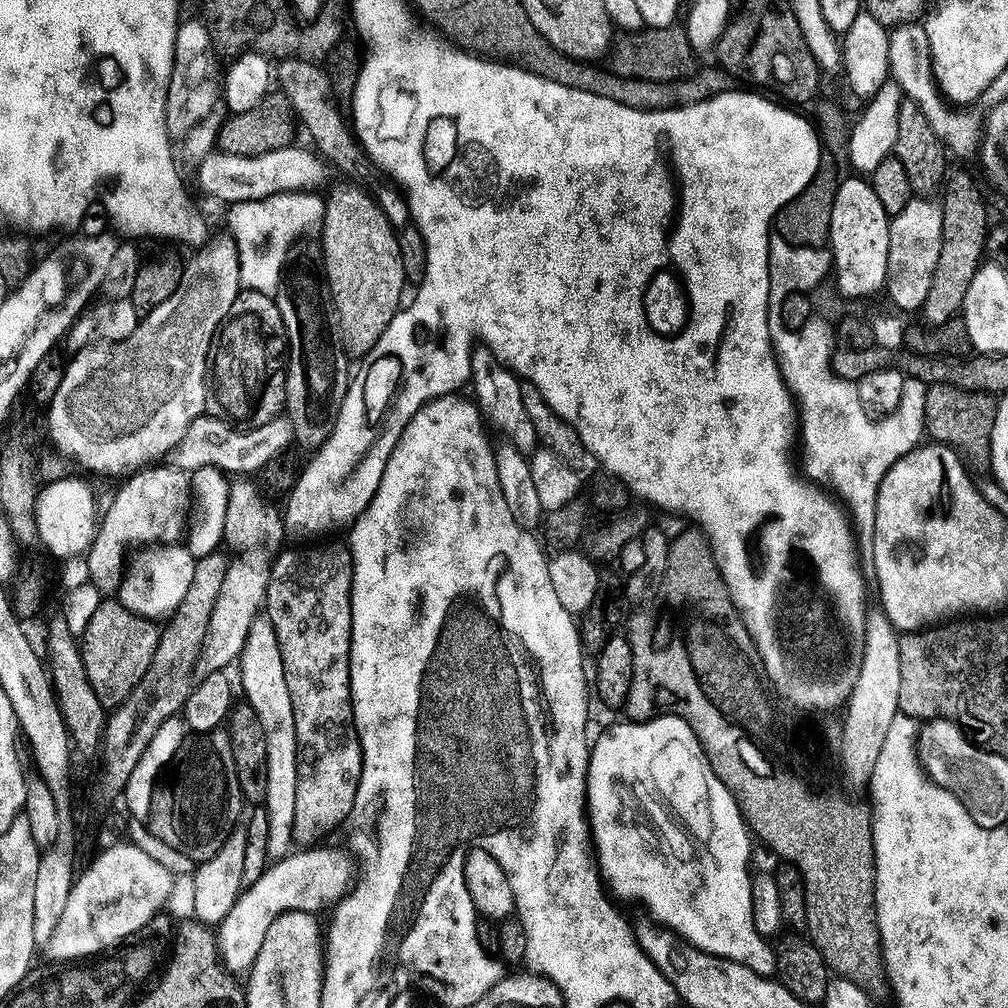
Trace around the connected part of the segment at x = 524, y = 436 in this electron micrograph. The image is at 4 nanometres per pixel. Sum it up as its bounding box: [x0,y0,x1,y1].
[472,347,539,455]

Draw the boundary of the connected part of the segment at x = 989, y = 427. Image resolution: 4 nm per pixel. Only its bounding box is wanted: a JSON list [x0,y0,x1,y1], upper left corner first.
[923,383,997,461]

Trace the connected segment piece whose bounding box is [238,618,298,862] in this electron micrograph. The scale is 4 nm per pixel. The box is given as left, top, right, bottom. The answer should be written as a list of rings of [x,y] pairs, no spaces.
[[[257,618],[250,626],[245,650],[238,660],[240,676],[244,679],[246,702],[256,711],[266,730],[268,751],[268,803],[270,836],[268,854],[280,861],[294,848],[294,818],[298,810],[298,734],[294,726],[294,706],[290,686],[286,686],[286,666],[278,646],[278,634],[267,618]]]

